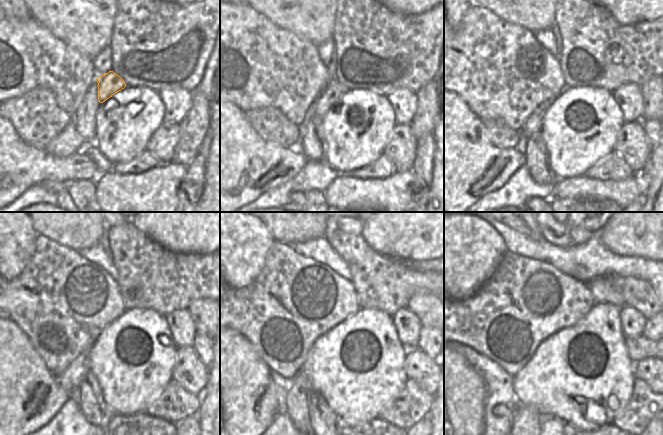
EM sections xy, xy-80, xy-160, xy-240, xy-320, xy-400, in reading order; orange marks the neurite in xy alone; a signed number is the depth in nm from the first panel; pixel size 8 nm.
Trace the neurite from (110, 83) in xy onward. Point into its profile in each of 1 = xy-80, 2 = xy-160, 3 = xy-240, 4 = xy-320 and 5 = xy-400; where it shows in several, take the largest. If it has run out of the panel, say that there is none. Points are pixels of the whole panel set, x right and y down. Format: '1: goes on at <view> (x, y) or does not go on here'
1: goes on at xy-80 (333, 90)
2: goes on at xy-160 (532, 126)
3: goes on at xy-240 (75, 374)
4: goes on at xy-320 (299, 388)
5: goes on at xy-400 (525, 415)

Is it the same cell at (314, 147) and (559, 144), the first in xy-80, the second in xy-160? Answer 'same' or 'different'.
different

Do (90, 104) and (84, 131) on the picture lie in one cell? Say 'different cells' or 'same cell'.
same cell

